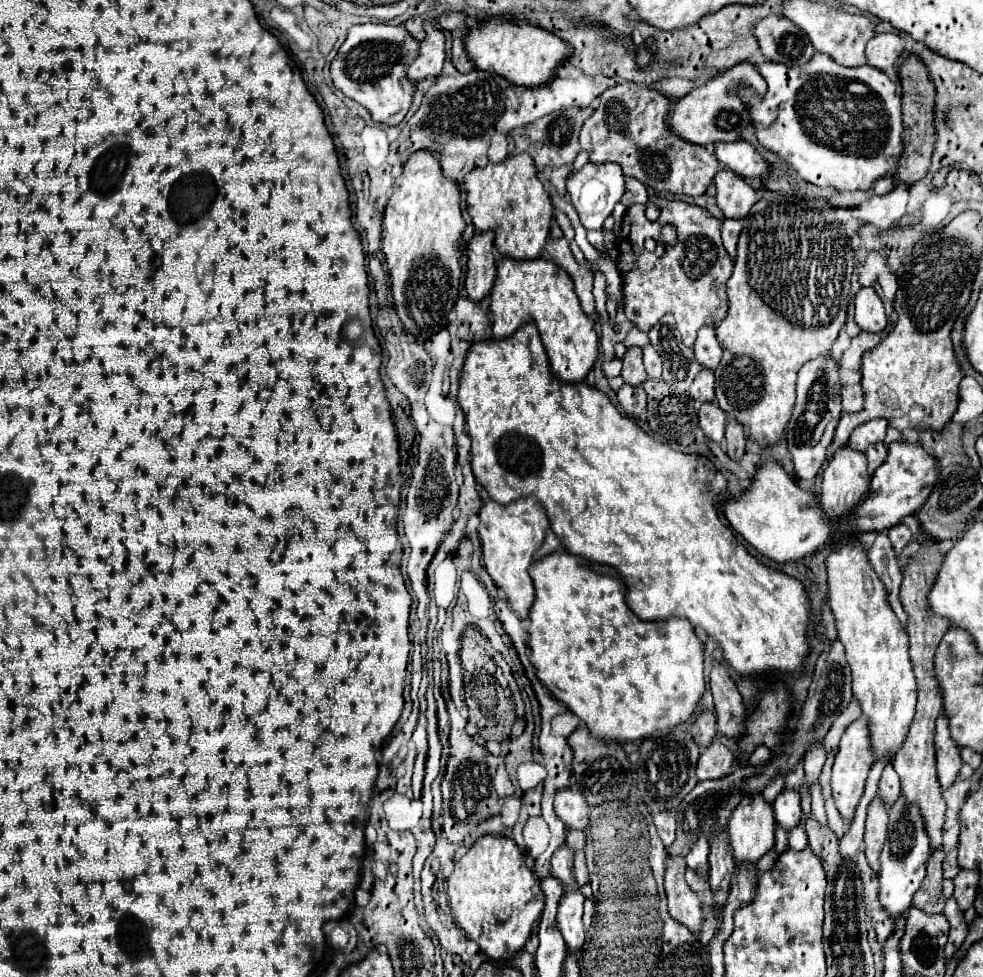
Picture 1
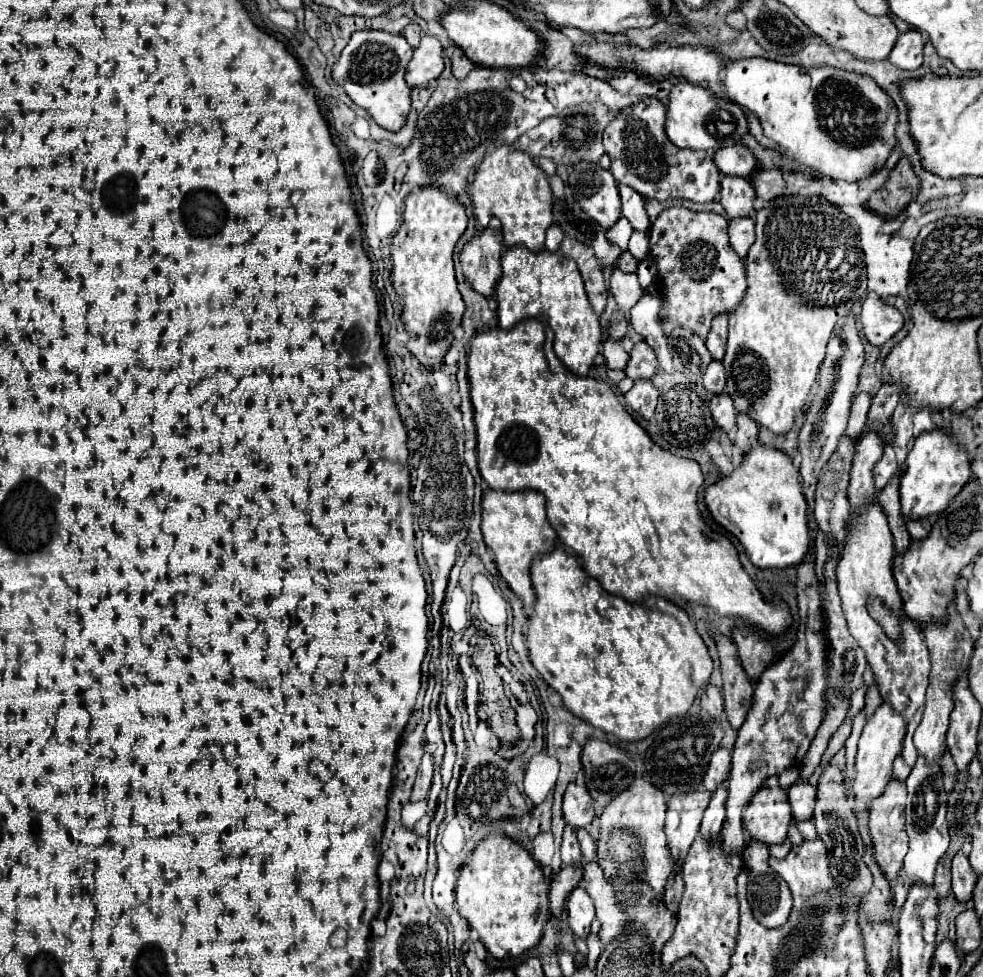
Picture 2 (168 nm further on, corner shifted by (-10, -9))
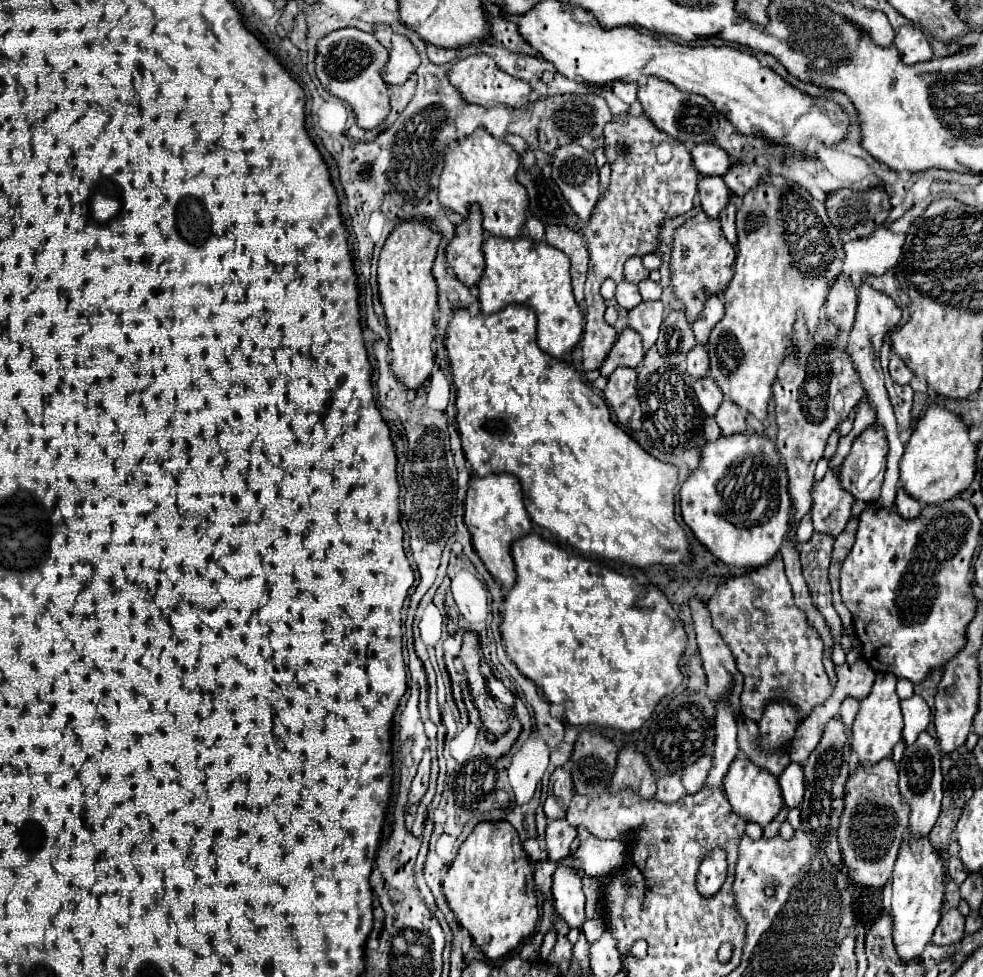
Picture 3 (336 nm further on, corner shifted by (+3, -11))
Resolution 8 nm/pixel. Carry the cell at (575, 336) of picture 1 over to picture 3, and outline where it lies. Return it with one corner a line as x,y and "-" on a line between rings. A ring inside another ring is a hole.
492,236
484,242
484,256
486,270
478,284
482,312
494,314
510,304
532,308
538,318
538,346
550,356
564,360
564,356
576,348
584,332
584,314
570,286
570,260
558,248
546,242
534,242
528,236
514,240

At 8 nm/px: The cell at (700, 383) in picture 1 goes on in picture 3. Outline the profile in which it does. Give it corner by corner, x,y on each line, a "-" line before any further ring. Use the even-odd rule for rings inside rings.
696,346
694,350
690,350
686,362
688,362
688,374
692,378
698,380
698,378
708,376
708,352
706,352
706,348

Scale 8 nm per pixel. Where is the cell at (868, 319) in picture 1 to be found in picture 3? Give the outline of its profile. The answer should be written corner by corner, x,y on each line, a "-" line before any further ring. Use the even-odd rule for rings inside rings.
862,284
858,288
858,306
856,306
856,318
854,318
854,326
848,334
848,346
846,346
846,354
850,356
854,370
858,372
860,380
862,380
862,388
866,392
866,398
870,402
870,406
876,412
874,422
886,432
886,440
888,440
888,454
886,454
886,474
884,474
884,484
882,484
882,492
880,492
880,504
884,508
894,508
894,498
896,498
896,488
898,488
898,462
902,458
904,452
904,444
898,438
898,424
896,424
896,416
894,416
894,408
892,402
888,398
888,392
884,388
884,376
880,370
880,360
878,360
878,352
882,346
884,336
900,322
900,314
902,310
896,306
896,302
892,298
888,298
882,292
872,290
868,284

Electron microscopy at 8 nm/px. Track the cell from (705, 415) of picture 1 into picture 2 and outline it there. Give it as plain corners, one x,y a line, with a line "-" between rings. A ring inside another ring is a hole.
727,392
715,394
711,400
711,414
715,418
715,422
719,424
719,428
723,428
725,432
731,432
735,428
735,416
737,410
733,406
733,400

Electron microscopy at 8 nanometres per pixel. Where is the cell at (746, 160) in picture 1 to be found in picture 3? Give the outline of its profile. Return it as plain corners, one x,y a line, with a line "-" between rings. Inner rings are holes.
698,144
692,150
692,160
702,176
724,176
730,168
730,158
716,144

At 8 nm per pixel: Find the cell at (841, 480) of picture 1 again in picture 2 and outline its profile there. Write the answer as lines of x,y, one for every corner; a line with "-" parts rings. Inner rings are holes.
871,504
871,506
863,508
849,526
847,550
843,552
843,558
839,562
837,578
839,578
839,594
843,600
843,612
845,612
851,636
865,650
873,676
879,682
881,698
885,702
889,702
909,722
913,718
913,714
925,704
927,676
931,670
925,638
911,620
903,618
903,622
901,622
903,640
901,640
901,644
891,642
883,634
881,626
867,612
867,596
869,594
885,598
885,604
893,612
901,612
901,598
899,598
897,586
895,586
893,570
891,570
893,554
895,554
895,548
893,548
893,536
887,526
887,516
883,514
881,506

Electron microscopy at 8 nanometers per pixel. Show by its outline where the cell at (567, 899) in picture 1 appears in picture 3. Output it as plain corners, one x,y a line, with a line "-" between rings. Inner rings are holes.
560,866
554,872
552,894
556,902
556,912
570,928
580,928
586,920
584,914
584,892
580,876
570,866

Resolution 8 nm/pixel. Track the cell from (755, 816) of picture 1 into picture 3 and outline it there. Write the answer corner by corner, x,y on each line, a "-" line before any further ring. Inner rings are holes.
736,758
734,764
730,766
730,770
724,778
724,794
730,802
730,806
734,808
734,812
738,812
738,816
742,816
744,820
754,822
758,826
768,826
784,806
778,778
772,776
766,768
760,768
746,758

